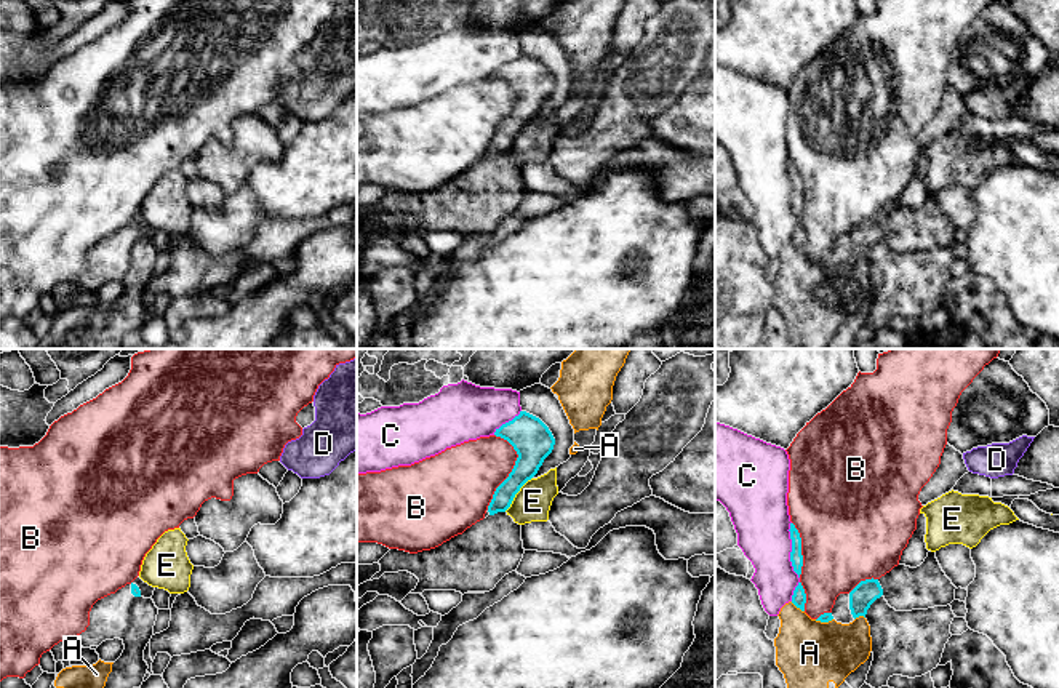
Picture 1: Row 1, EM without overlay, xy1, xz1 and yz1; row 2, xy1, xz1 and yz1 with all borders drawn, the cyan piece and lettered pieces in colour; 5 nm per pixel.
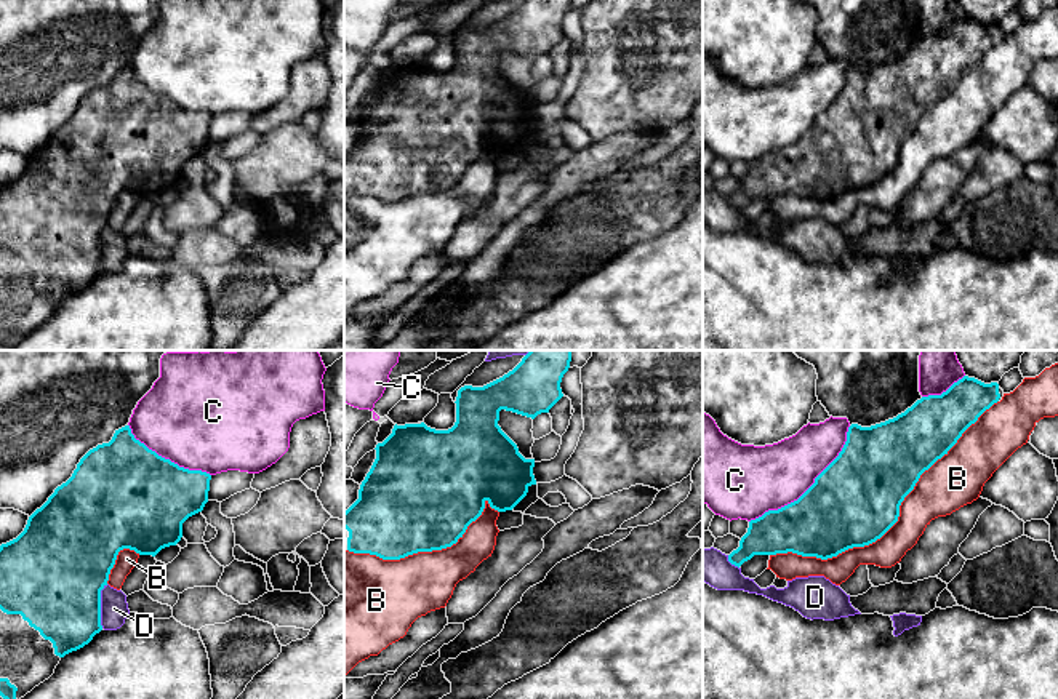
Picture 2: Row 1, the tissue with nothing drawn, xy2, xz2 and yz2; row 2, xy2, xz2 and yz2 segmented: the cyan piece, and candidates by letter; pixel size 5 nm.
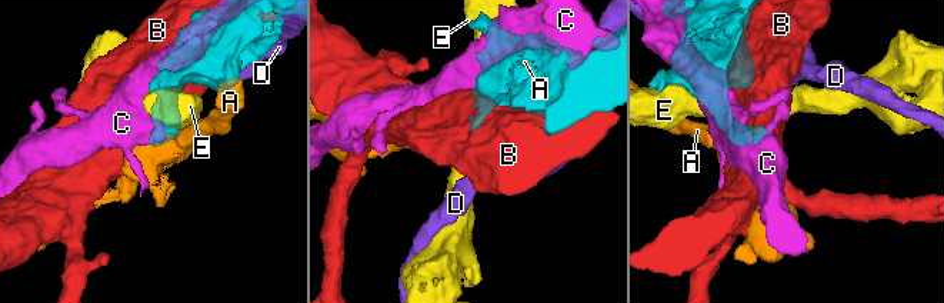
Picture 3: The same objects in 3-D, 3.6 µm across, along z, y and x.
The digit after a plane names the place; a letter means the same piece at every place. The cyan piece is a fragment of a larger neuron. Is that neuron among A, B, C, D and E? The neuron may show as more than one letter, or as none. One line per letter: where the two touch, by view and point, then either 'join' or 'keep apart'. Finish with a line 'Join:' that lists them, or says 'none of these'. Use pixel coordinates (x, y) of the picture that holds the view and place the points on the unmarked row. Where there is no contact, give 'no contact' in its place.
A: contact yz1 (797, 248); keep apart
B: contact yz2 (895, 163); keep apart
C: contact yz2 (810, 128); keep apart
D: contact xy2 (100, 248); keep apart
E: contact xz1 (515, 135); keep apart
Join: none of these

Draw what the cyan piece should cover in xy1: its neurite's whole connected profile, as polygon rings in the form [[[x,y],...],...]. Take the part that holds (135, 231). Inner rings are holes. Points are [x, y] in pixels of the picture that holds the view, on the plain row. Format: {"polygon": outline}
{"polygon": [[[133,224],[93,246],[90,267],[78,277],[80,288],[99,288],[114,280],[125,286],[122,298],[112,306],[96,349],[123,349],[123,338],[133,330],[141,330],[149,310],[144,291],[154,277],[157,256],[154,242],[144,240]]]}

